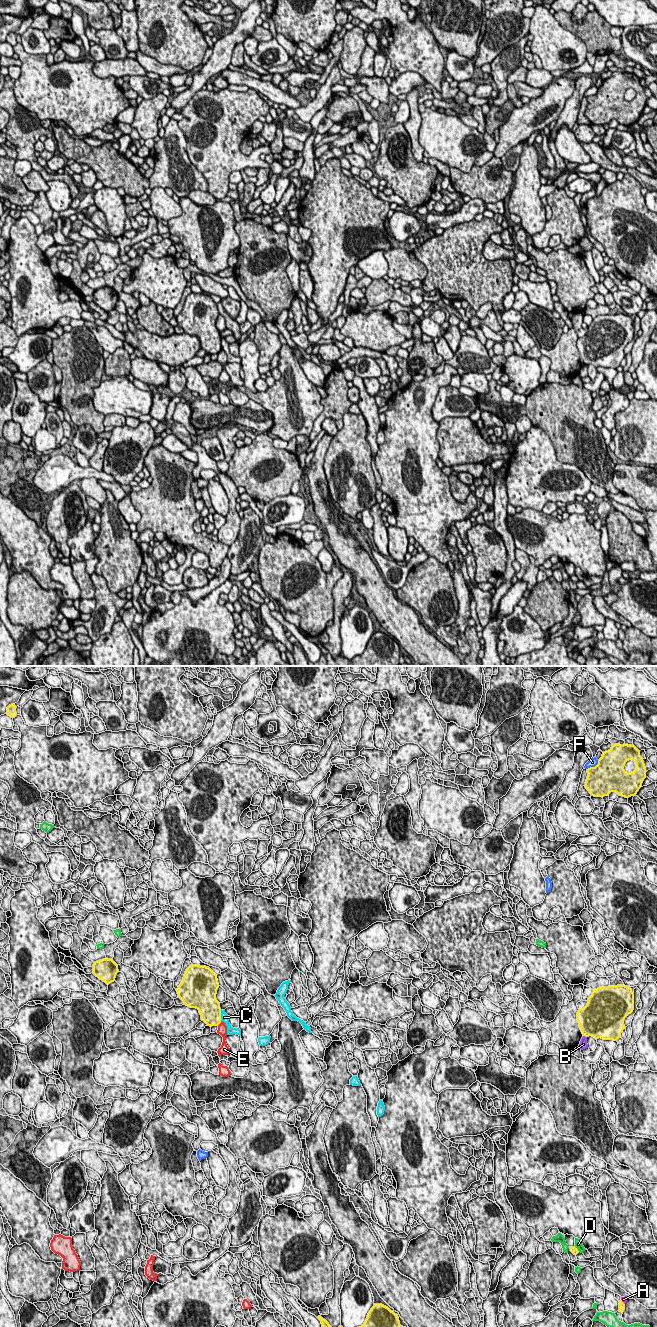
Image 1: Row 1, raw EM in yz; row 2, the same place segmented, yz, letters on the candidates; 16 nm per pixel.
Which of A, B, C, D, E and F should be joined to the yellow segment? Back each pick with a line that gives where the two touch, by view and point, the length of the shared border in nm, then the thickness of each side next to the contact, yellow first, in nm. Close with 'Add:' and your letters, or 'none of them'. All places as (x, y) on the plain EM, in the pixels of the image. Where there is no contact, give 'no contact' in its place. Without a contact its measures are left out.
Add: none of them

